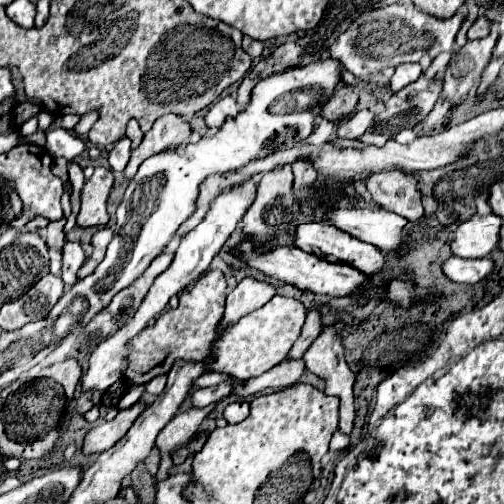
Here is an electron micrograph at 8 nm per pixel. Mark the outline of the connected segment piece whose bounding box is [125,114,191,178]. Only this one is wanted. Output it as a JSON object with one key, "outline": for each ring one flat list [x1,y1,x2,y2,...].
{"outline":[[171,114,161,116,153,124,153,128,145,134,139,148,133,150,131,162,127,164,127,170,125,170,125,178,133,178,139,164,145,158,159,154,167,148,177,148,181,144,187,144,189,136,191,136,191,124,187,120,183,120,181,116,171,116]]}

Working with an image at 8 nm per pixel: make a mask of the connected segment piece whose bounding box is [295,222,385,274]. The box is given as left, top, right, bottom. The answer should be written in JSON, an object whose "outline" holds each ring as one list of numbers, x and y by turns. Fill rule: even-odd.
{"outline":[[319,222,299,224,297,234,295,234,295,246,305,252,311,252,323,260,329,260,329,262,351,264,353,268,357,268,365,274,377,274,377,272,385,270,385,254,379,248,375,248,373,244,361,242,347,232,339,232,339,228,335,228,331,224,319,224]]}

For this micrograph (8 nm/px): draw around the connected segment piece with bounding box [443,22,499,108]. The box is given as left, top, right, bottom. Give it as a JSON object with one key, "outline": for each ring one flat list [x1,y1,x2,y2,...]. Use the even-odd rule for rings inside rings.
{"outline":[[497,22,491,28,491,34,483,40,469,40,459,54,453,56,445,78,443,78,443,98,451,102,451,108,461,104,461,98,467,96,473,86,475,80,483,74,485,66,491,60,491,52,495,48,497,42]]}

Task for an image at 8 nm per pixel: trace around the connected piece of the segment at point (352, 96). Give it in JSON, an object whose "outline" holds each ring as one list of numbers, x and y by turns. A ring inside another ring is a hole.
{"outline":[[337,88,333,98,323,106,323,114,321,116,325,120,339,122,339,120,345,120,347,116,351,116,355,106,357,106,357,94,349,92,349,90,343,90,343,88]]}

